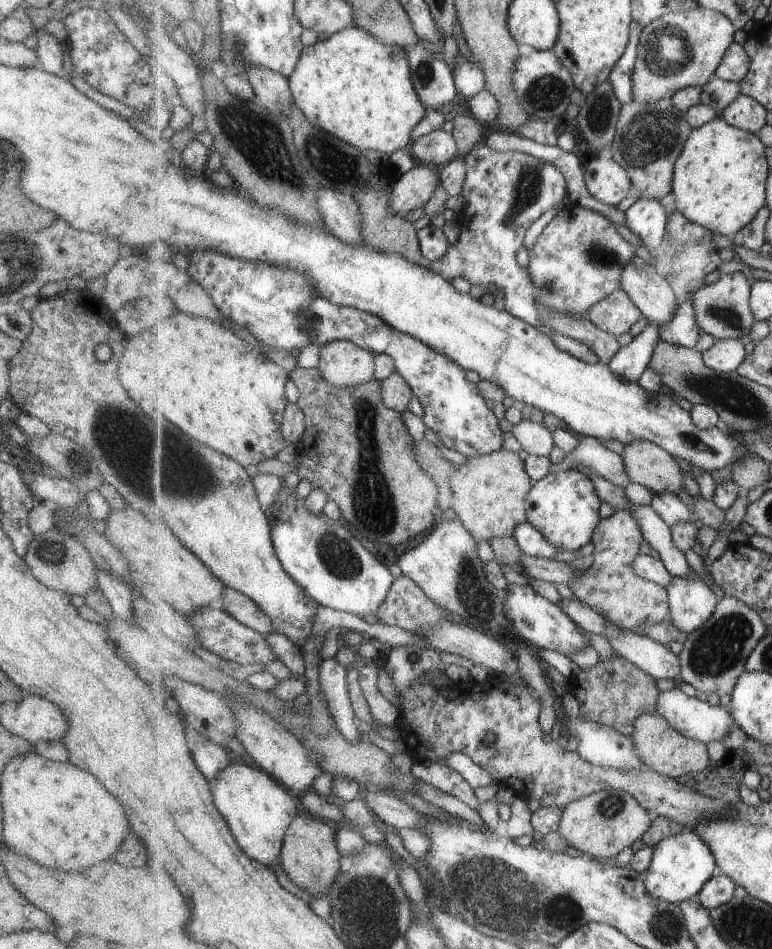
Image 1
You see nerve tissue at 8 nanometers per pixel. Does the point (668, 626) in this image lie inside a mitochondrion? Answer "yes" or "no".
no

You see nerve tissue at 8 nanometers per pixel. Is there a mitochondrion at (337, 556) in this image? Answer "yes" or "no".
yes

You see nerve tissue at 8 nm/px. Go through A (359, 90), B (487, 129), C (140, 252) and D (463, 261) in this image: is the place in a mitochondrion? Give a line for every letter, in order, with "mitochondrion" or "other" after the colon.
A: other
B: other
C: other
D: other

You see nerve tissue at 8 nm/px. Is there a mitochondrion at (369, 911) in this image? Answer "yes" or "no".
yes

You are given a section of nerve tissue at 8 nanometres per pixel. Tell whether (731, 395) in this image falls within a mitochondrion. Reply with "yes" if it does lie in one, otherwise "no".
yes

